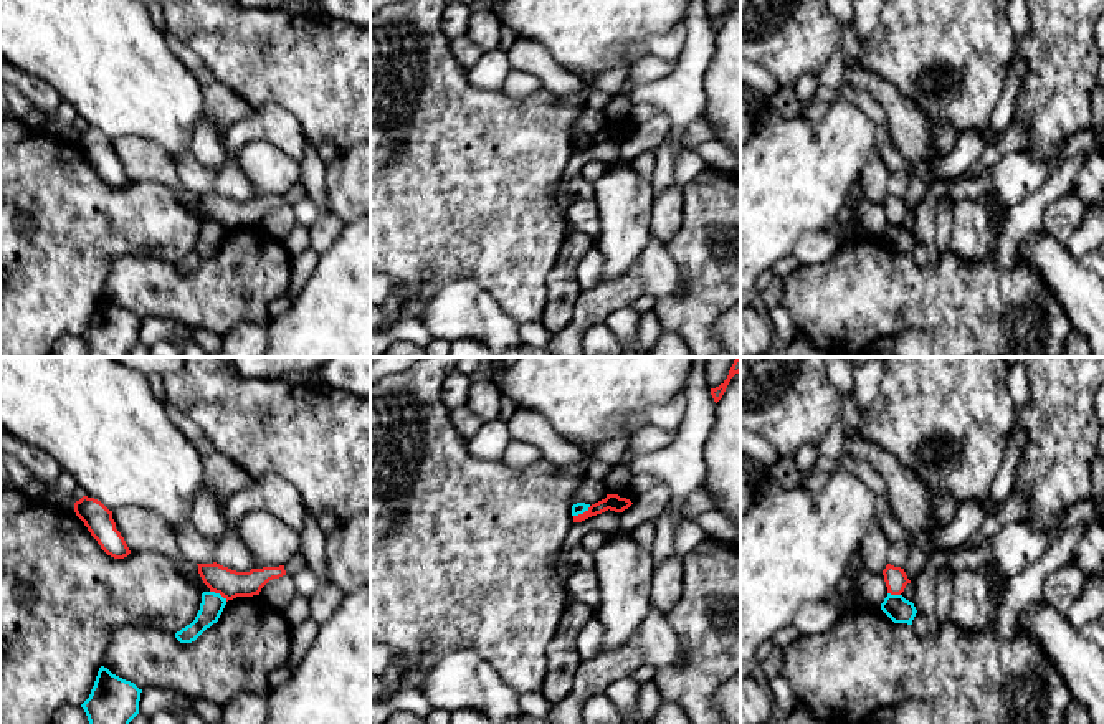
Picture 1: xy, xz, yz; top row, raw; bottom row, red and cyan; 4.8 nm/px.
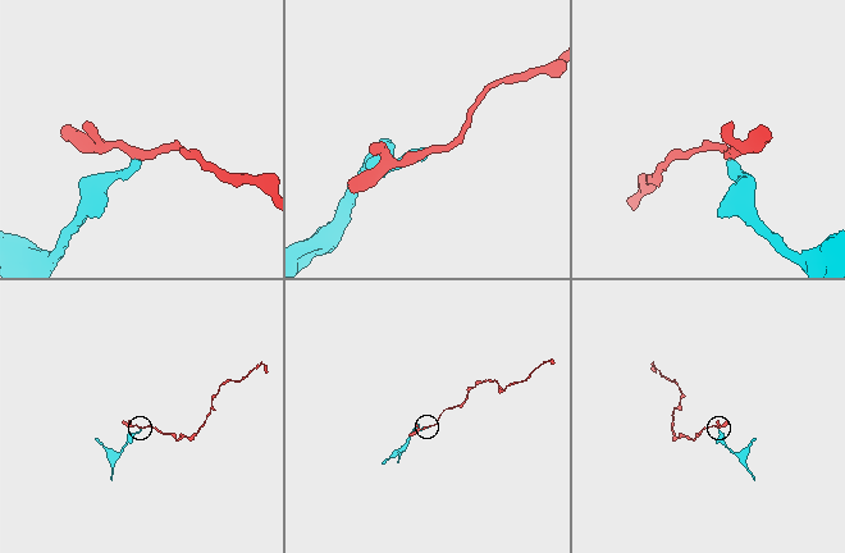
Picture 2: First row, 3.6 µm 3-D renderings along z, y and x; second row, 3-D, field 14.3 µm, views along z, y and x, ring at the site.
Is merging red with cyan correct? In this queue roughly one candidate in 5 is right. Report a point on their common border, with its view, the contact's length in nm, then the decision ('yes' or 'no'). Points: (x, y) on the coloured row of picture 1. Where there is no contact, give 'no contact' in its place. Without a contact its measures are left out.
meets red in xy at (218, 592); contact 100 nm long; no

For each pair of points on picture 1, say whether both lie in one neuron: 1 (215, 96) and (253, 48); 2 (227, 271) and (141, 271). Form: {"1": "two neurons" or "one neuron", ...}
{"1": "two neurons", "2": "one neuron"}

